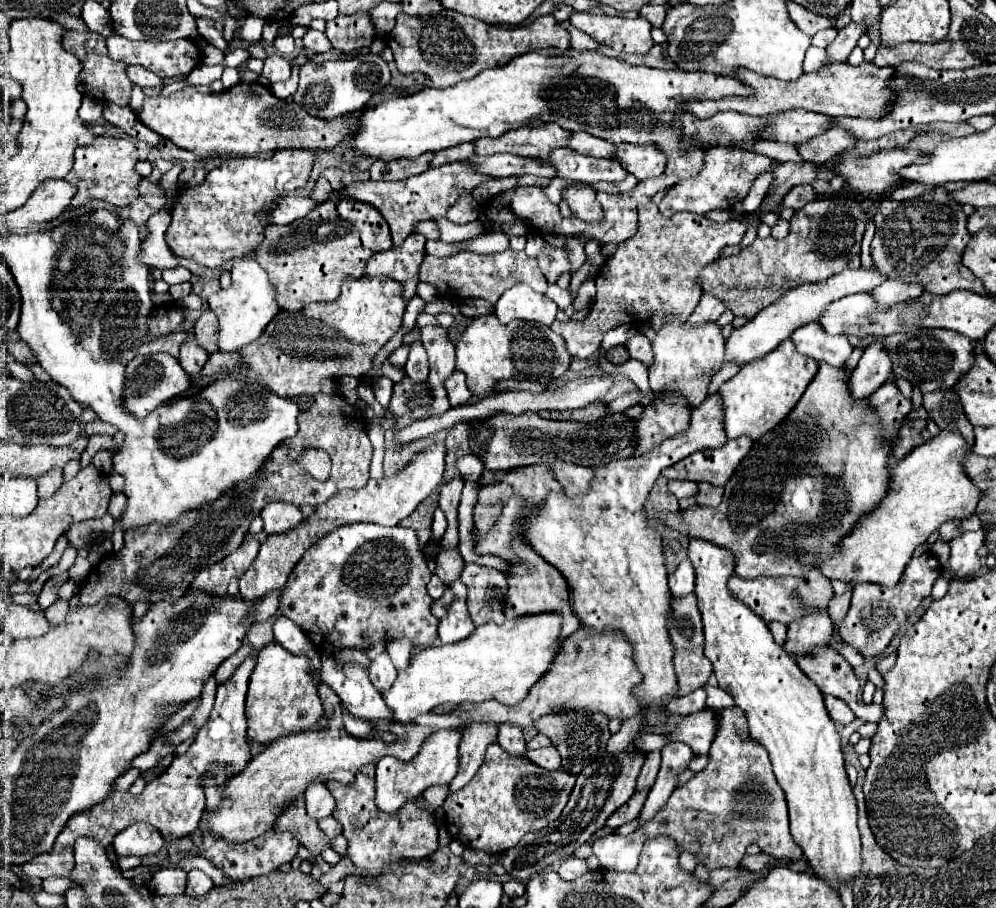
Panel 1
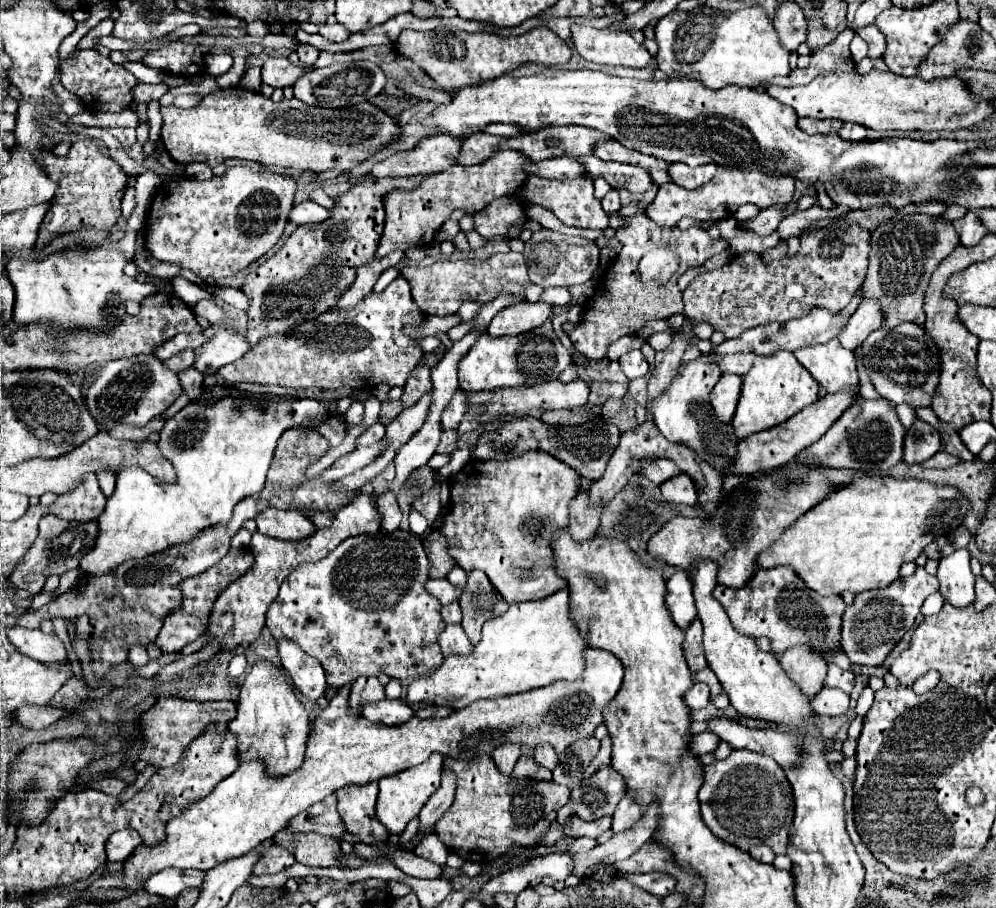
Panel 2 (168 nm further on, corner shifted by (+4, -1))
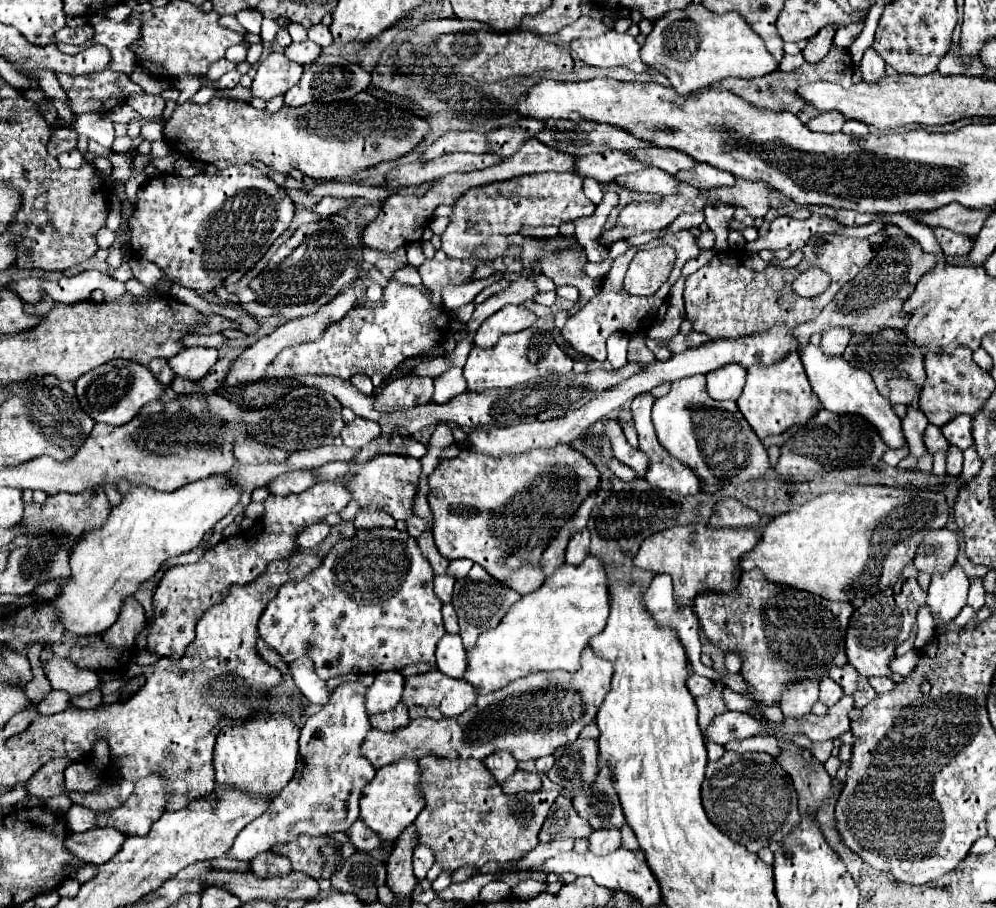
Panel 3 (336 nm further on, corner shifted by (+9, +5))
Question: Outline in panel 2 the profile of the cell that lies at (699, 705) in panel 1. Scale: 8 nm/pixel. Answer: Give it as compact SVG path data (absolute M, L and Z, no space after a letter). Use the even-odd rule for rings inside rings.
M696 681L692 685L692 689L688 689L684 693L684 703L690 707L690 709L702 709L710 703L710 691L708 691L708 685Z

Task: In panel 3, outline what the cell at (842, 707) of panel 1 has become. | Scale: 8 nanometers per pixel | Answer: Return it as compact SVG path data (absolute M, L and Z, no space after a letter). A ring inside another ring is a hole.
M825 677L825 679L819 683L819 701L825 703L827 707L833 707L841 697L843 697L841 685L837 685L835 681L831 681L829 677Z

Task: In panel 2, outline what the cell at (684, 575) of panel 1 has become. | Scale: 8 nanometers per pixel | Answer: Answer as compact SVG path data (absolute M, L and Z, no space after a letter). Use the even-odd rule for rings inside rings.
M676 569L676 573L666 583L666 589L668 589L666 605L672 613L672 619L680 629L686 629L690 625L690 621L696 617L692 583L690 583L688 573L684 573L682 569Z

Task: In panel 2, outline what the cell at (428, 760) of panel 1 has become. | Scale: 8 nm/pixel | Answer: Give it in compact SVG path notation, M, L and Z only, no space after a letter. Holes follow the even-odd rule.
M434 753L428 761L378 781L380 793L378 793L378 803L376 803L376 817L390 833L402 833L408 821L420 813L420 809L430 799L430 795L440 787L442 763L444 763L444 757L440 753Z

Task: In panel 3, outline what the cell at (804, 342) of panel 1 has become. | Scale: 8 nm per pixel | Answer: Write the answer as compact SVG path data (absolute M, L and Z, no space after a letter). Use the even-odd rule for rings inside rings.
M811 343L801 351L801 361L805 365L813 393L819 397L821 405L827 411L851 413L851 415L859 415L859 417L871 421L871 425L875 425L875 429L879 429L879 435L883 437L885 445L891 449L901 449L905 445L901 419L893 411L893 405L889 403L889 399L877 391L877 387L875 387L875 383L867 371L851 367L841 355L839 357L827 357L821 351L821 347L811 345Z

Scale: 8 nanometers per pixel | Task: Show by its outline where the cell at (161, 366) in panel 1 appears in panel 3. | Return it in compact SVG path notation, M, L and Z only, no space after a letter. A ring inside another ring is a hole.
M115 359L105 365L99 365L97 369L85 373L75 381L75 393L81 407L89 413L93 421L109 423L109 425L125 425L139 413L139 409L145 403L159 399L163 391L165 387L159 381L155 381L149 367L123 359Z

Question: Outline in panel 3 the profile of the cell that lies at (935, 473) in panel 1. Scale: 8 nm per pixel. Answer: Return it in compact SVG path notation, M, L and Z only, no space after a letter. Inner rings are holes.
M851 485L843 493L819 495L789 513L773 517L763 527L761 541L757 541L755 549L741 557L739 567L741 571L759 569L771 583L809 591L829 601L851 601L855 597L867 599L877 591L893 587L901 579L903 567L913 561L915 549L923 541L925 533L945 527L947 517L949 507L943 493L927 489Z

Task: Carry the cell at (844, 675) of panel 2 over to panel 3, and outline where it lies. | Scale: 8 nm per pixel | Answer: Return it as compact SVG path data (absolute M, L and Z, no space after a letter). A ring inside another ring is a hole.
M843 665L843 667L829 669L829 677L833 681L837 681L845 689L845 695L853 695L855 693L857 681L859 681L859 673L851 665Z

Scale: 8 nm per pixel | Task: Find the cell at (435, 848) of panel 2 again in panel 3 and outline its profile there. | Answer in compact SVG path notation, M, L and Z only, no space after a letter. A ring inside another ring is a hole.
M417 845L415 853L413 853L413 869L415 869L415 877L421 881L425 879L427 871L431 869L431 865L435 863L433 851L427 845Z

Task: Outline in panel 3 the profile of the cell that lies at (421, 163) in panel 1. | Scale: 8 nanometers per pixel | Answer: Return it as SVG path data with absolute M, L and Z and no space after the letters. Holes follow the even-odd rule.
M447 131L433 145L429 145L421 157L429 161L429 159L435 159L447 153L457 153L457 151L491 153L491 145L487 137L477 131Z

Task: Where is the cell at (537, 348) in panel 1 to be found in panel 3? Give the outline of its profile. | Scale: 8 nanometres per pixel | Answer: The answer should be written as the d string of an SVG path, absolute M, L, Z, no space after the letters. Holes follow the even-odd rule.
M523 329L519 333L503 335L493 349L477 349L473 347L469 359L463 367L463 377L467 381L467 389L481 393L487 389L501 389L501 387L515 387L523 385L533 377L545 377L551 373L569 373L573 369L573 359L567 357L557 343L553 341L551 333L537 331L537 329Z

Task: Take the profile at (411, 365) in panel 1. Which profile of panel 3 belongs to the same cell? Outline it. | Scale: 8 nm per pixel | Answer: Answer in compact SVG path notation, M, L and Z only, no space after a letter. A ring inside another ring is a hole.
M421 375L399 377L385 385L381 393L375 395L373 407L383 413L407 411L417 405L429 405L433 393L433 379Z

